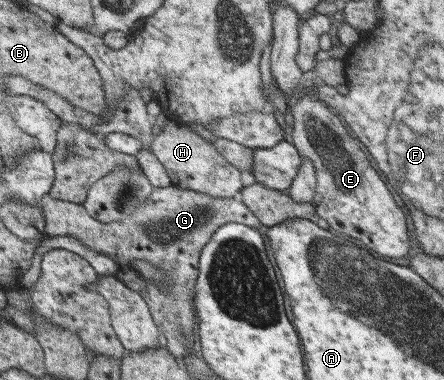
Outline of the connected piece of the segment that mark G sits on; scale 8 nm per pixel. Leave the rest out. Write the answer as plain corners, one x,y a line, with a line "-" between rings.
173,185
155,188
146,202
138,205
138,209
123,221
103,223
89,215
81,203
51,199
47,194
38,202
38,207
44,215
46,237
75,236
82,244
109,256
122,268
130,267
129,263
138,259
160,269
160,285
138,274
147,288
146,292
139,295
145,300
164,345
183,359
191,352
191,331
195,331
195,319
199,319
195,311
195,278
198,277
198,259
203,247
223,224
260,226
258,218
240,202
238,196
213,198

